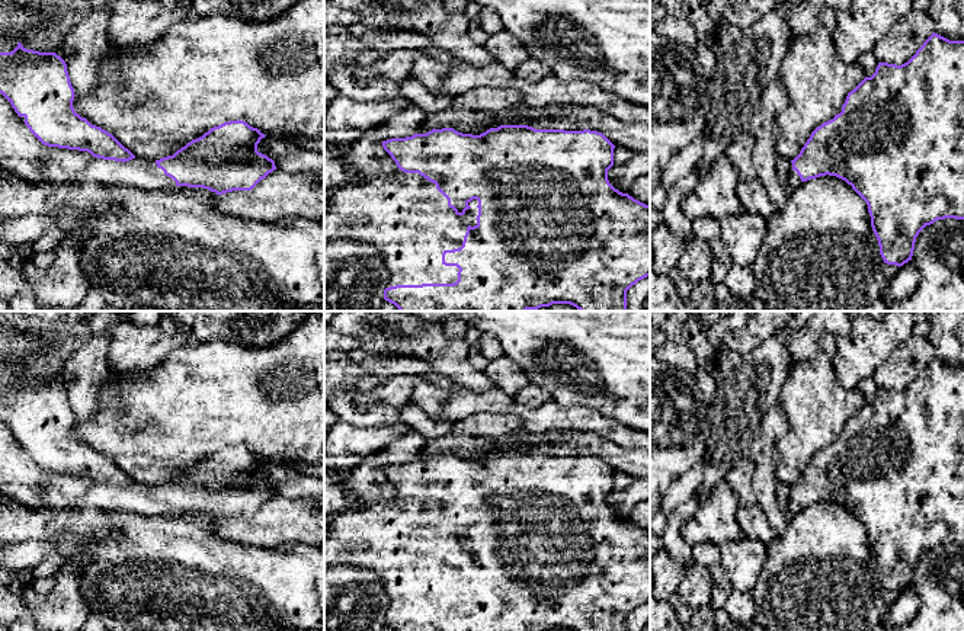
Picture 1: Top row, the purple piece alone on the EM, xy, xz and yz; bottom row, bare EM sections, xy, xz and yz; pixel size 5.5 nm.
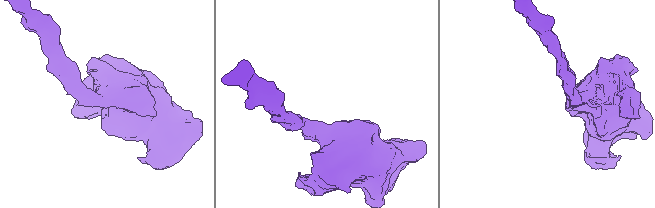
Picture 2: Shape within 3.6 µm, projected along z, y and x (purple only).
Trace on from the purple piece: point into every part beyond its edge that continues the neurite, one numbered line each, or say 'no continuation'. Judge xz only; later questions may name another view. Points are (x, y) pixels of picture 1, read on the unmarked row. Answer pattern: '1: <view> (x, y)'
1: xz (409, 547)

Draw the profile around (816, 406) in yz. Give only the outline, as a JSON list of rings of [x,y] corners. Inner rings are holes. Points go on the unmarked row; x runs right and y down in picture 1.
[[[826,334],[816,355],[806,361],[794,361],[779,391],[778,403],[788,422],[785,435],[775,445],[775,473],[778,481],[794,486],[811,458],[842,438],[842,430],[864,404],[861,390],[846,390],[835,374],[836,337]]]

